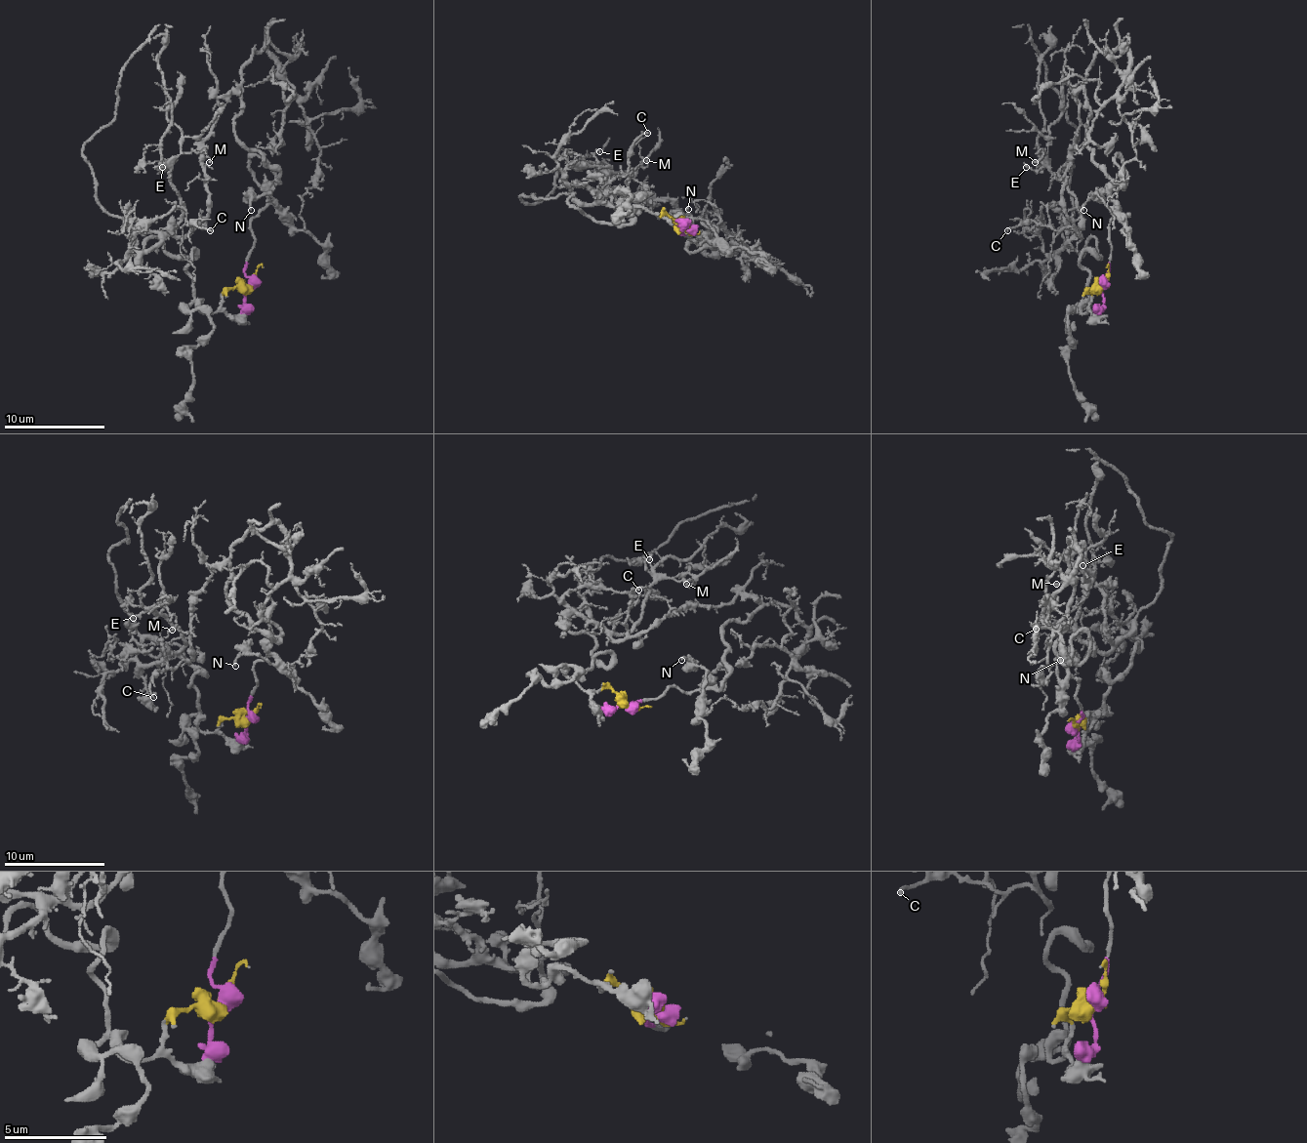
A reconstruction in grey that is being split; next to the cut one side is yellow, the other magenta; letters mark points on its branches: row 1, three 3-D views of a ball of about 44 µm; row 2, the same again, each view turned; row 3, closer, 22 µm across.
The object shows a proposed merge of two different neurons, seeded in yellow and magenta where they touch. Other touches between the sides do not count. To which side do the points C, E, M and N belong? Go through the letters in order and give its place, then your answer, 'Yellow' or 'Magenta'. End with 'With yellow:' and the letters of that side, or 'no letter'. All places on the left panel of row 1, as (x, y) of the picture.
C: Place: (210, 230). Yellow
E: Place: (162, 167). Yellow
M: Place: (209, 162). Yellow
N: Place: (251, 210). Magenta
With yellow: C, E, M

